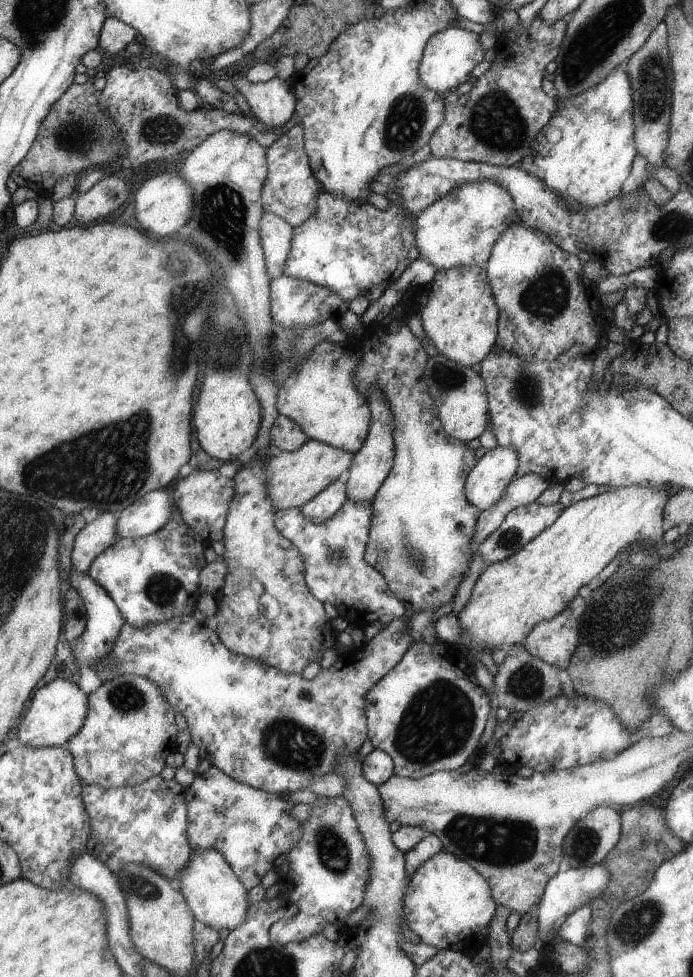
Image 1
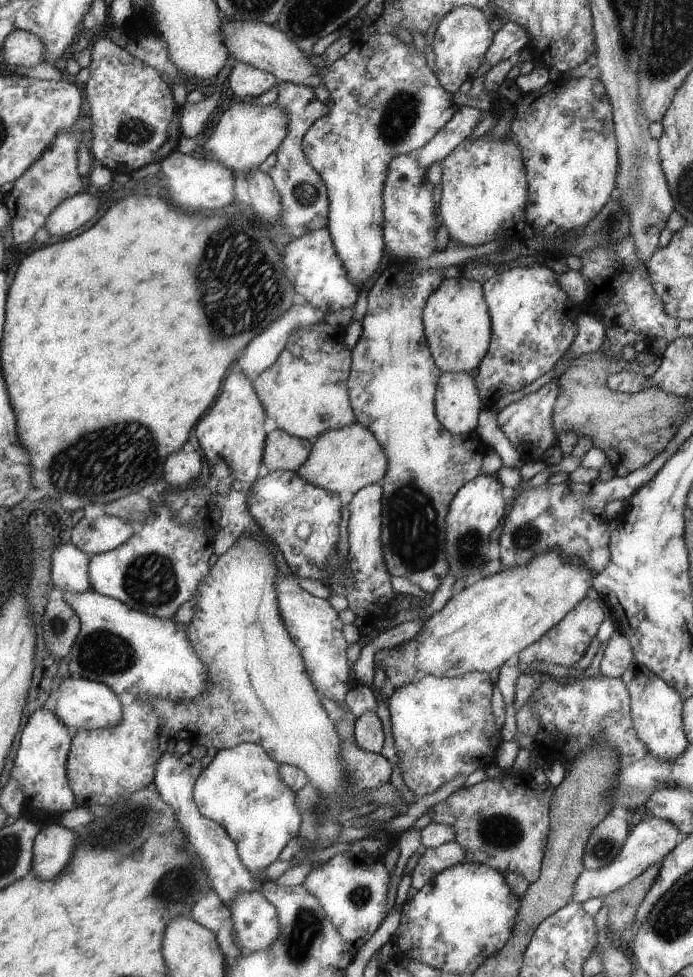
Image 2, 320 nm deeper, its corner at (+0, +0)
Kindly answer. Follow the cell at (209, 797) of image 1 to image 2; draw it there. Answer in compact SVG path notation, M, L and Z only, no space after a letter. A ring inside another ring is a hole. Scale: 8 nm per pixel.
M242 743L234 748L218 751L207 768L201 770L200 777L195 783L194 800L204 817L215 821L227 830L232 840L236 842L243 864L256 880L262 881L260 876L275 863L278 854L284 850L290 838L298 836L303 823L299 794L283 781L280 764L262 745L255 743Z

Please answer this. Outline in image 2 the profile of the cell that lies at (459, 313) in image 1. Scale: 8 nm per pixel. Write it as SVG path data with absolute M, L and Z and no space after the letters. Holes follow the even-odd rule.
M464 274L457 278L450 278L450 280L444 279L439 289L427 300L423 318L432 357L443 372L475 372L483 363L494 334L488 306L484 301L483 285L478 280L472 280L471 277L466 277Z

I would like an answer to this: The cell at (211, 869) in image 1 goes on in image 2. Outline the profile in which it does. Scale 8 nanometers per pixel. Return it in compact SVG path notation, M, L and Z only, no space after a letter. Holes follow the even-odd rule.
M261 890L238 892L236 900L227 907L231 910L231 920L235 928L235 942L243 954L271 948L272 944L280 939L282 926L279 924L278 910L263 896Z

